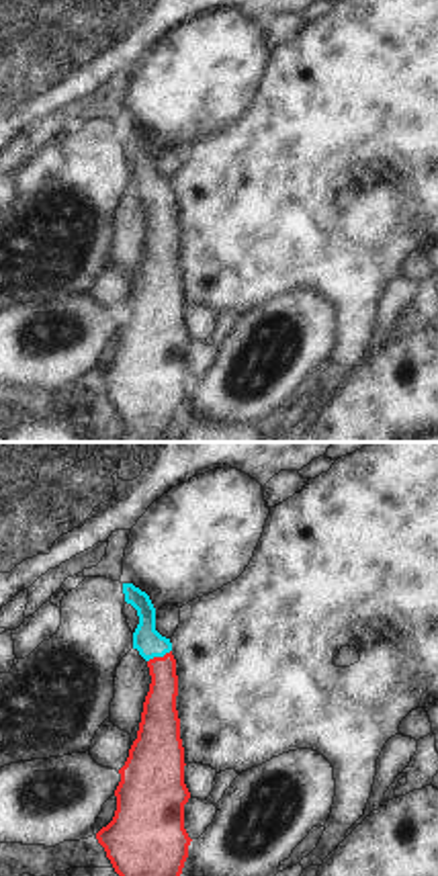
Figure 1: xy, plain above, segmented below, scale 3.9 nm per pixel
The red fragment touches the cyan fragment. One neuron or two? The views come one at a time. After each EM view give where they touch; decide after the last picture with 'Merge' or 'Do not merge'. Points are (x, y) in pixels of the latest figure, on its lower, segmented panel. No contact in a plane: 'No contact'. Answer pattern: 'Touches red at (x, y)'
Touches red at (158, 658).

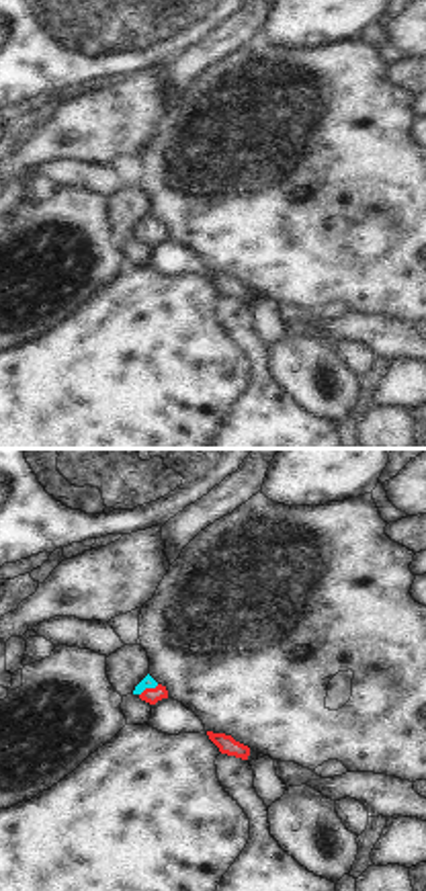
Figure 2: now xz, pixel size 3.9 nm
Touches red at (148, 689).

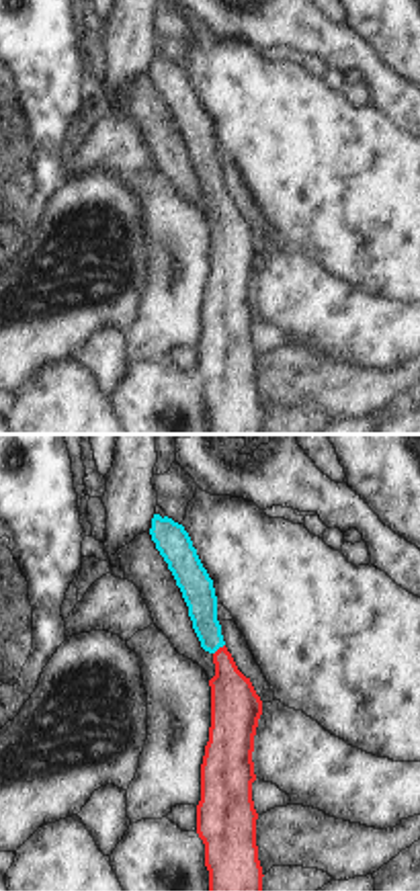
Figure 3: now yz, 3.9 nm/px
Touches red at (218, 650).

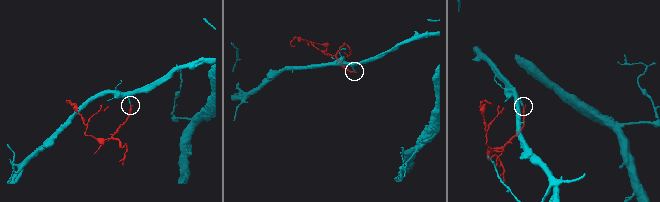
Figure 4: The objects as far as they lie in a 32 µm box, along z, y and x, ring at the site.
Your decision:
Merge.

